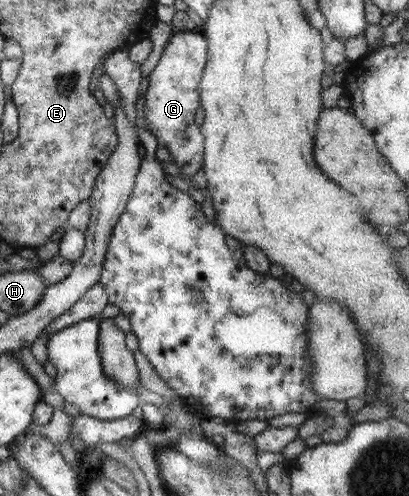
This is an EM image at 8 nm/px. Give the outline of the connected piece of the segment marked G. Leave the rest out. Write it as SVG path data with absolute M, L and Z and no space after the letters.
M197 30L173 33L160 61L148 77L149 85L144 97L148 131L156 137L158 146L168 149L173 158L170 168L182 176L192 176L203 168L204 135L194 123L194 115L201 105L199 82L208 62L207 44L206 37Z

